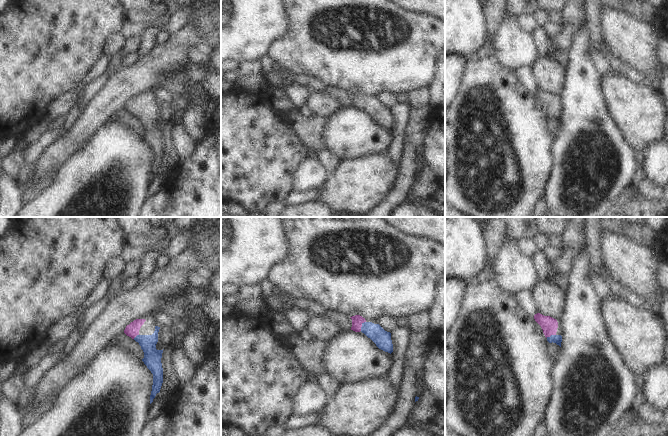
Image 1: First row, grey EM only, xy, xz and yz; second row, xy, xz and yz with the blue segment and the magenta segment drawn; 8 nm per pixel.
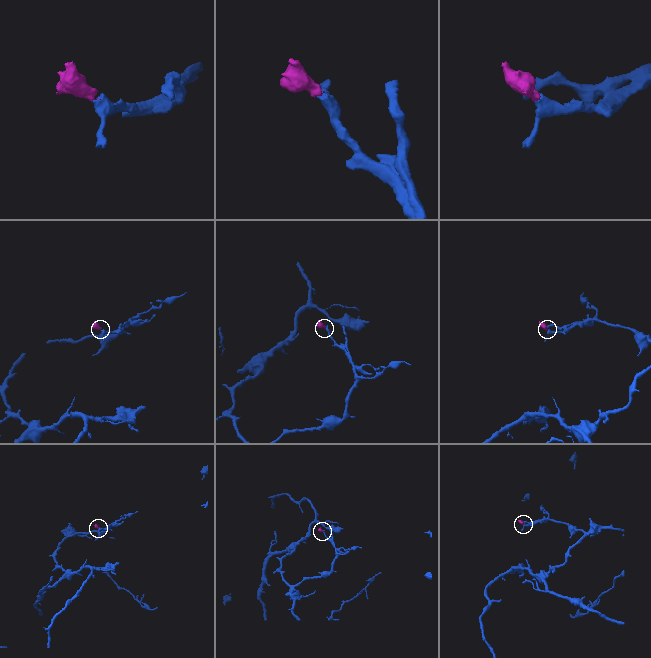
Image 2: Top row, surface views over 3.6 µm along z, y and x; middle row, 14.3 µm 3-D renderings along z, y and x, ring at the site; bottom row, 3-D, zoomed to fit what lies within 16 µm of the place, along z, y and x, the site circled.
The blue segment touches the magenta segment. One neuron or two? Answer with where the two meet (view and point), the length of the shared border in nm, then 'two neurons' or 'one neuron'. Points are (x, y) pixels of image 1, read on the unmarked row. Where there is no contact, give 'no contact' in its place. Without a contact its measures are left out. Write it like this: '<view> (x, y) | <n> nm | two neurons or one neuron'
xz (362, 102) | 90 nm | one neuron

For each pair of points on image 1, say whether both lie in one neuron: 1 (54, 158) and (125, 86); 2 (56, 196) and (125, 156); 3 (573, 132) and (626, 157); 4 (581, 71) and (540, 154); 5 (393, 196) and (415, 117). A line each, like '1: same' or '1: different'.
1: same
2: same
3: same
4: different
5: same

